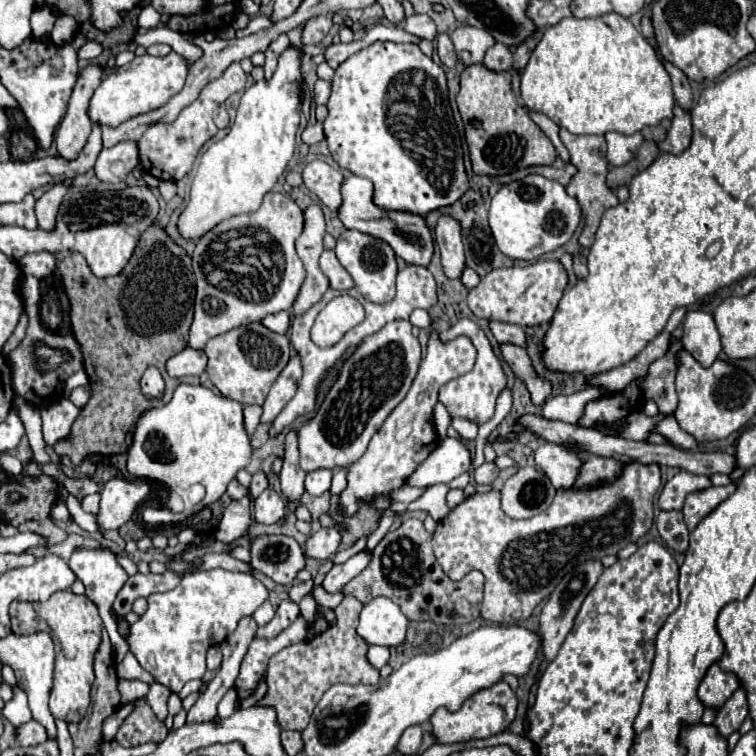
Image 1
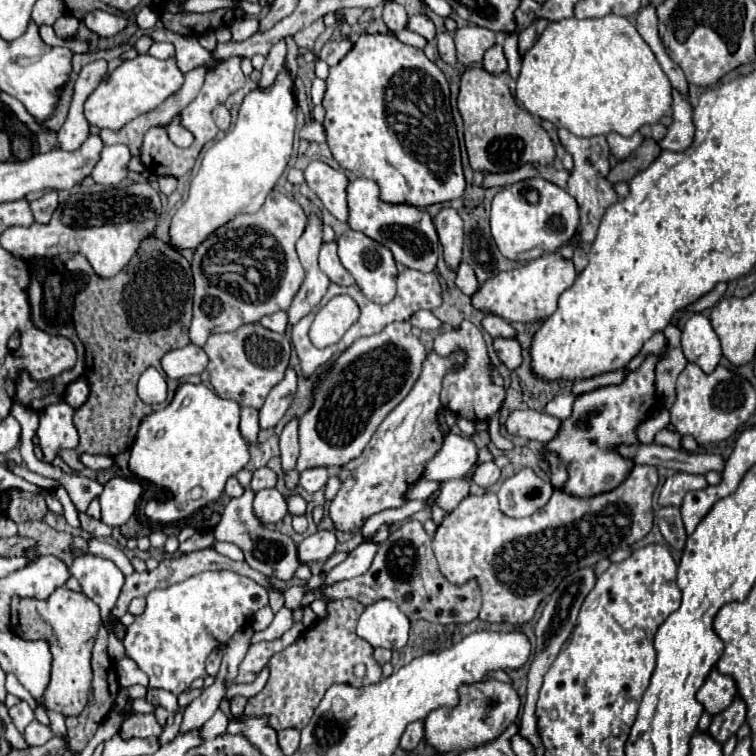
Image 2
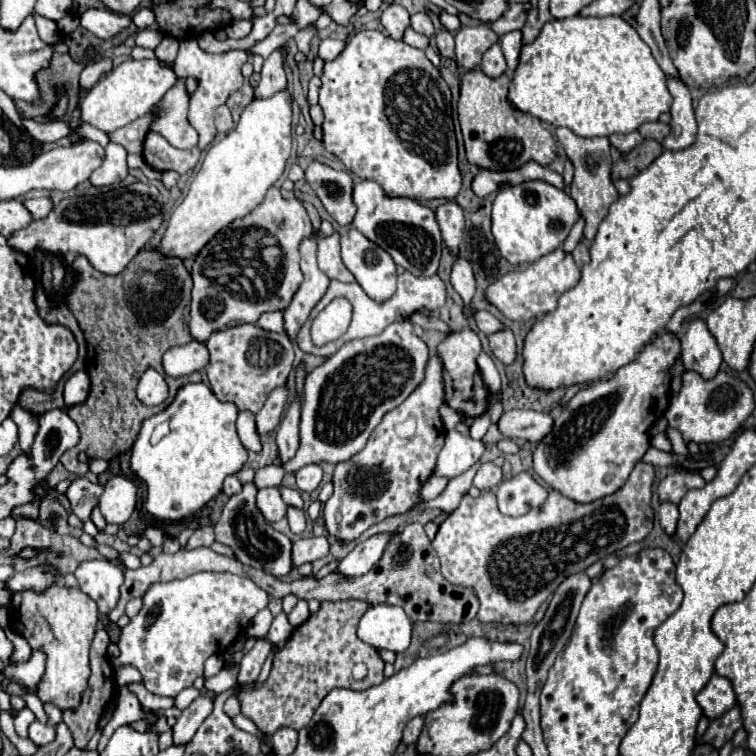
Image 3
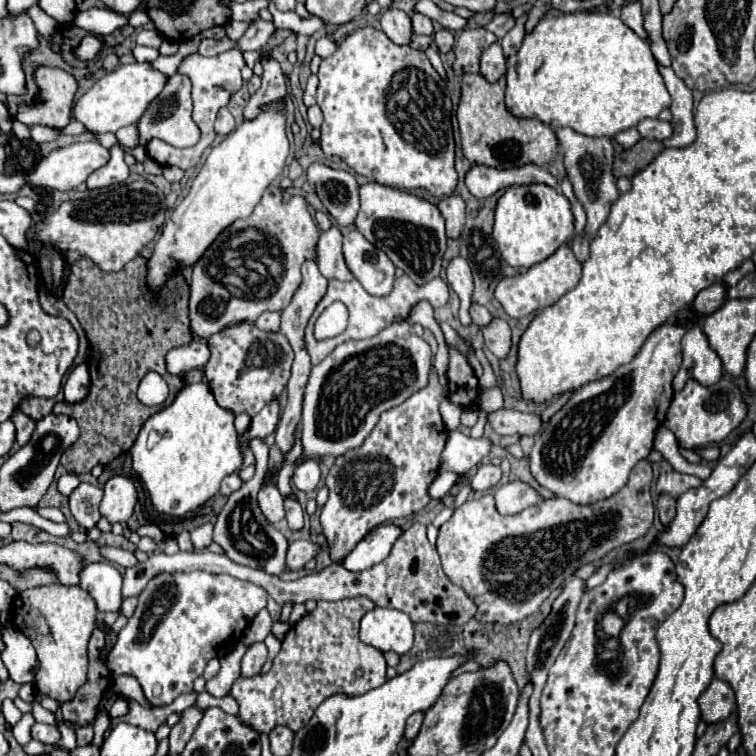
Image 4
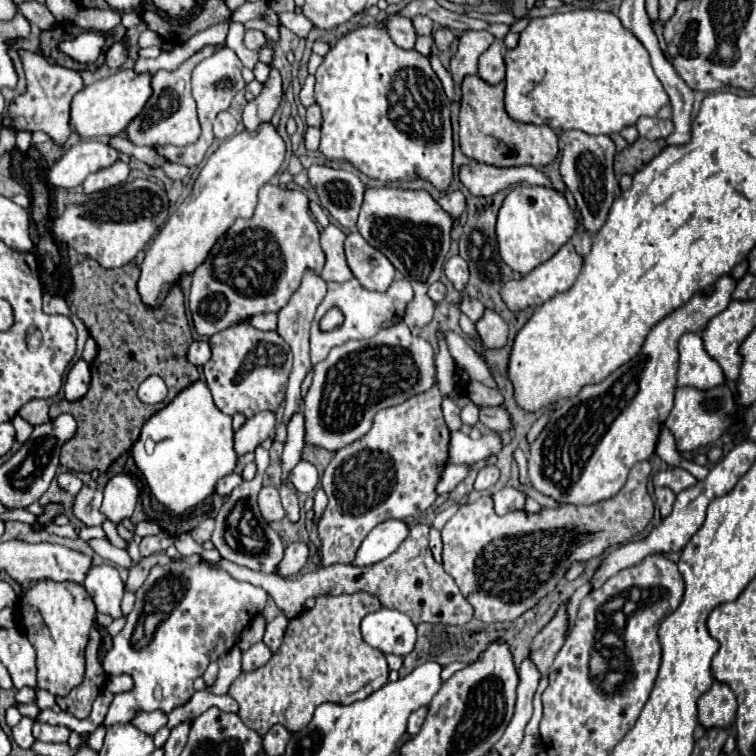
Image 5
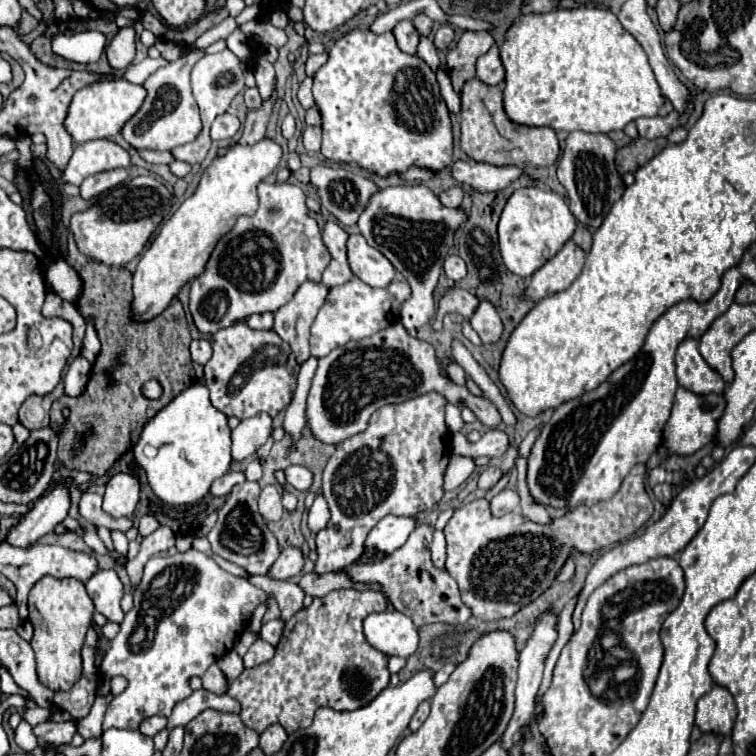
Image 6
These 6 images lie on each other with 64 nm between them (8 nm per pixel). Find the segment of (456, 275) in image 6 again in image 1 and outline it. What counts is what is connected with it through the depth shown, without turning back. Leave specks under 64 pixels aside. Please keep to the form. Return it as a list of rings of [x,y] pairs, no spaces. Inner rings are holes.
[[[464,268],[464,270],[462,270],[462,276],[460,276],[460,280],[462,280],[462,284],[466,286],[466,290],[472,290],[472,288],[476,288],[476,286],[478,286],[478,282],[480,282],[478,274],[476,274],[472,268]]]

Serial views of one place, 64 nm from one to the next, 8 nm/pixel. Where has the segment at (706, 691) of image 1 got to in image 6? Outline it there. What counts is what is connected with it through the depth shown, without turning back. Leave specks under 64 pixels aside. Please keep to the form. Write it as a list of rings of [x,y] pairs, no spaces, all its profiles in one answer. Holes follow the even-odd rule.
[[[714,686],[706,696],[698,700],[696,726],[700,728],[700,732],[730,736],[734,720],[736,720],[736,704],[726,688]]]

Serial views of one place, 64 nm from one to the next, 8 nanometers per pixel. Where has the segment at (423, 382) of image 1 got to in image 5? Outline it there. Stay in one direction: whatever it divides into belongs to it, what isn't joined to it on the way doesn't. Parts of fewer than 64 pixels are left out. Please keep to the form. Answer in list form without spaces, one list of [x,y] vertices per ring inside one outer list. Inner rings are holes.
[[[432,386],[428,392],[412,396],[398,406],[384,408],[374,416],[372,428],[360,440],[340,448],[334,454],[320,480],[328,496],[328,508],[318,524],[322,568],[332,564],[350,564],[352,558],[356,558],[356,550],[360,548],[360,542],[376,524],[388,518],[404,520],[408,516],[416,516],[428,510],[436,502],[438,498],[436,484],[446,468],[448,446],[450,446],[450,430],[444,422],[440,404],[442,404],[442,394],[438,386]]]

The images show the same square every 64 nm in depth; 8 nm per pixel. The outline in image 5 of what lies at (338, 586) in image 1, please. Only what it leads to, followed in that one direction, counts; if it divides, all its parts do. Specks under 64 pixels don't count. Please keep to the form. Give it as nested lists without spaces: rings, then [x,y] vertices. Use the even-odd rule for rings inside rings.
[[[390,518],[380,522],[358,548],[356,560],[352,564],[370,566],[388,558],[400,546],[400,542],[404,542],[406,536],[408,536],[408,526],[404,520]]]

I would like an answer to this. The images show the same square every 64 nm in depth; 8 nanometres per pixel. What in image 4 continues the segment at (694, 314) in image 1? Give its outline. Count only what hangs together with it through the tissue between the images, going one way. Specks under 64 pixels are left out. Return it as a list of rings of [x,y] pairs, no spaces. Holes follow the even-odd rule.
[[[692,326],[682,338],[682,366],[674,378],[674,390],[682,390],[688,380],[712,386],[722,378],[722,362],[710,348],[700,326]]]

